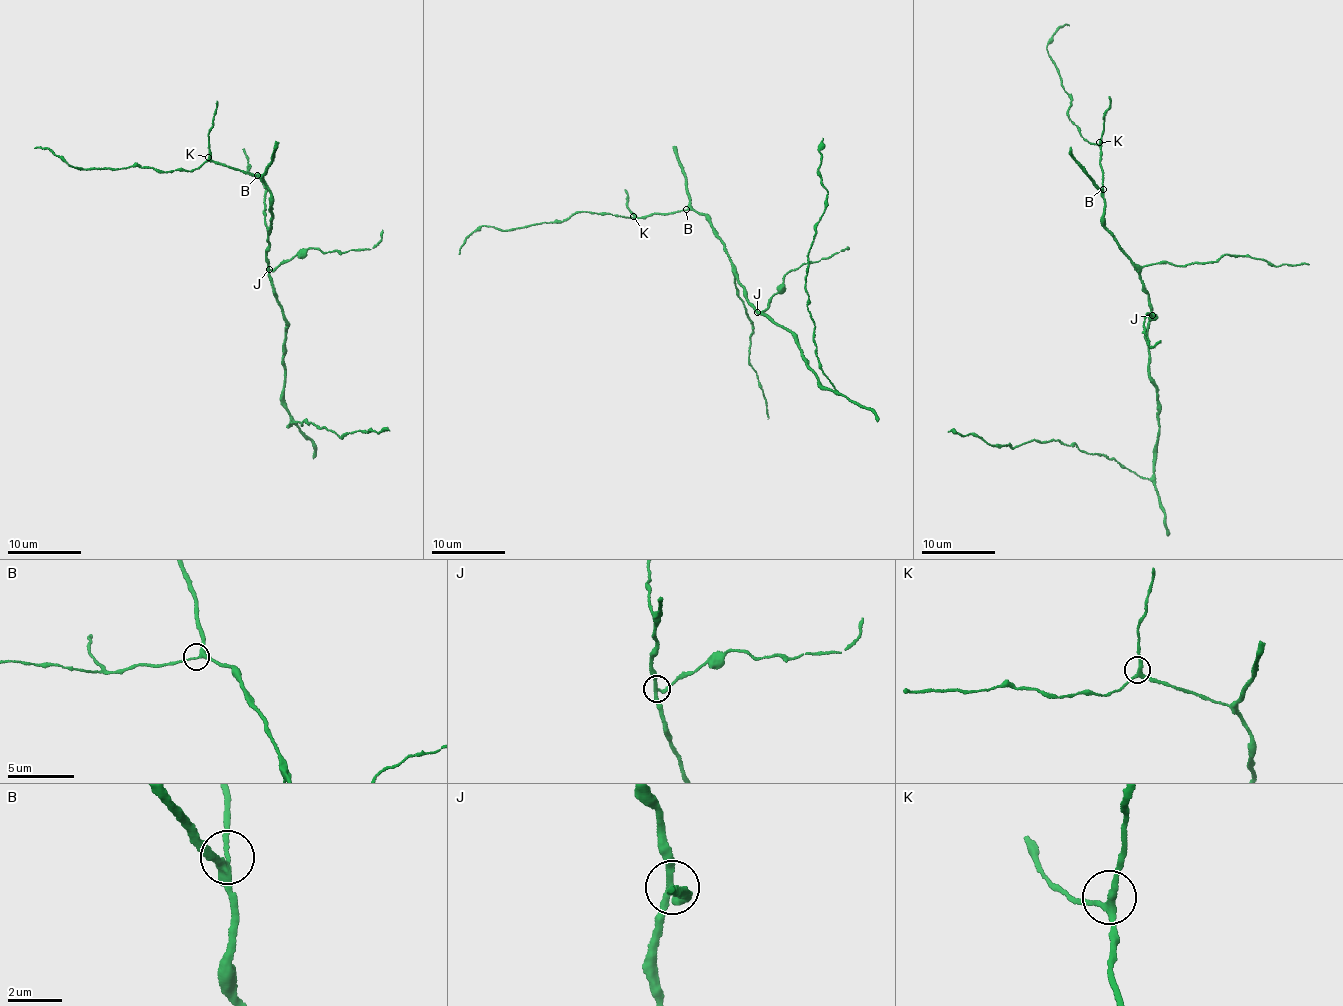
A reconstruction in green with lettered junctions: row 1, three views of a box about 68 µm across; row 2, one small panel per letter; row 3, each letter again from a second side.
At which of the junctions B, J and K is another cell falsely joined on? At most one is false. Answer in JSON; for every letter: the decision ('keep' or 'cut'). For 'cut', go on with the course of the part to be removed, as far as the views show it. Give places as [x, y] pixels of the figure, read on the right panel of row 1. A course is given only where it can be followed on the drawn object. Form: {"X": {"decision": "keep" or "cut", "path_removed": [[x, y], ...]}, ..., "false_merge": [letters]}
{"B": {"decision": "keep"}, "J": {"decision": "cut", "path_removed": [[1151, 315], [1154, 320], [1156, 318], [1147, 314], [1143, 325], [1150, 348], [1161, 341]]}, "K": {"decision": "keep"}, "false_merge": ["J"]}

